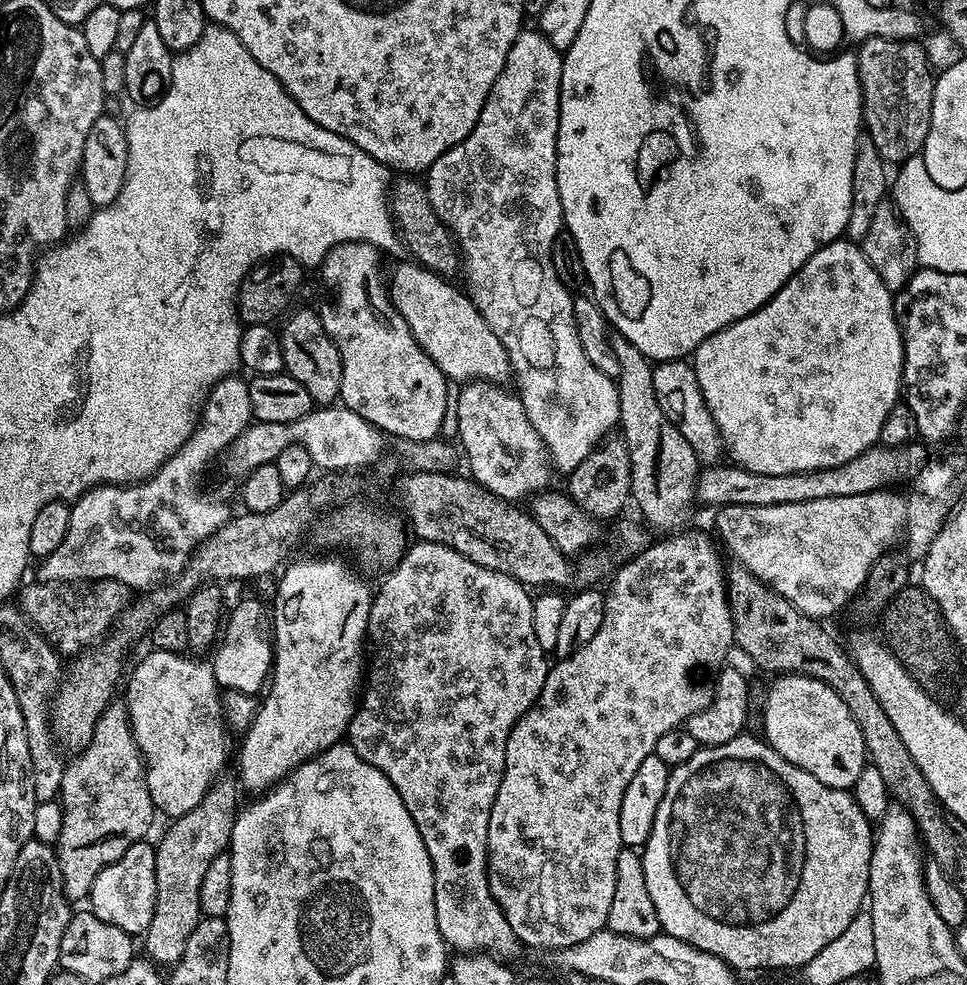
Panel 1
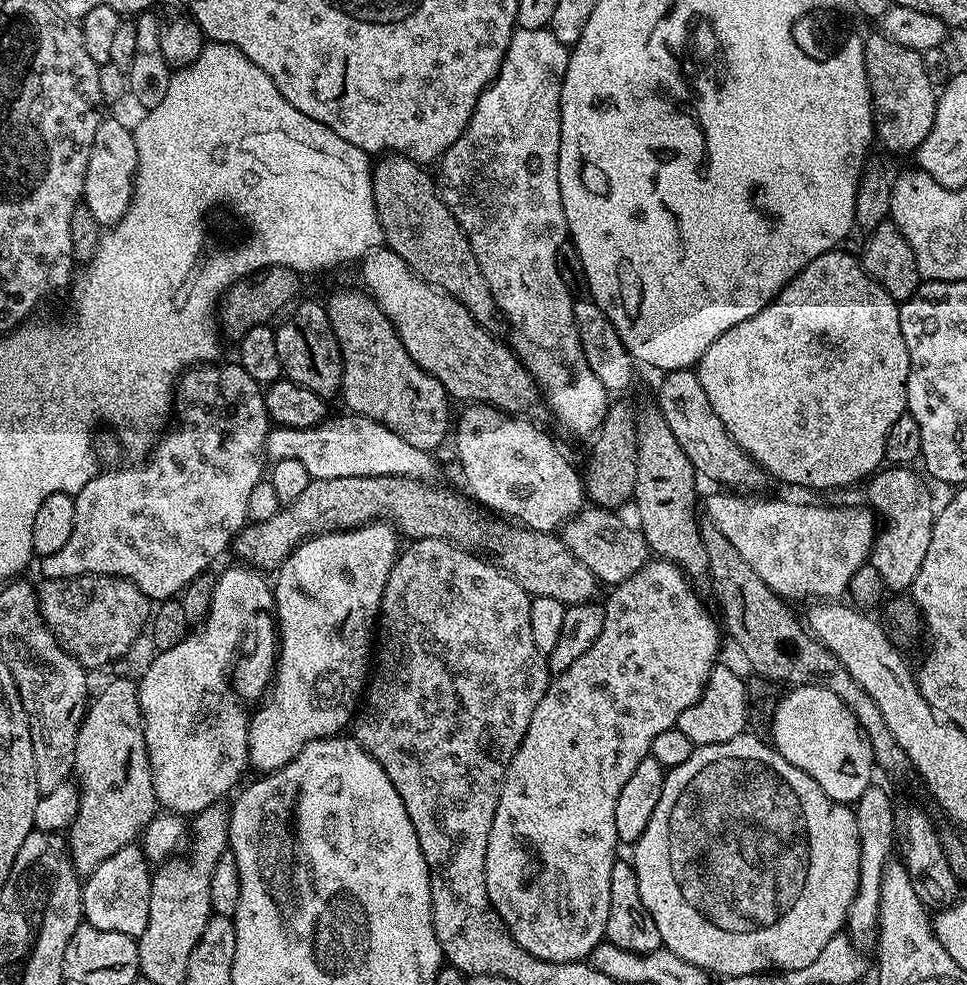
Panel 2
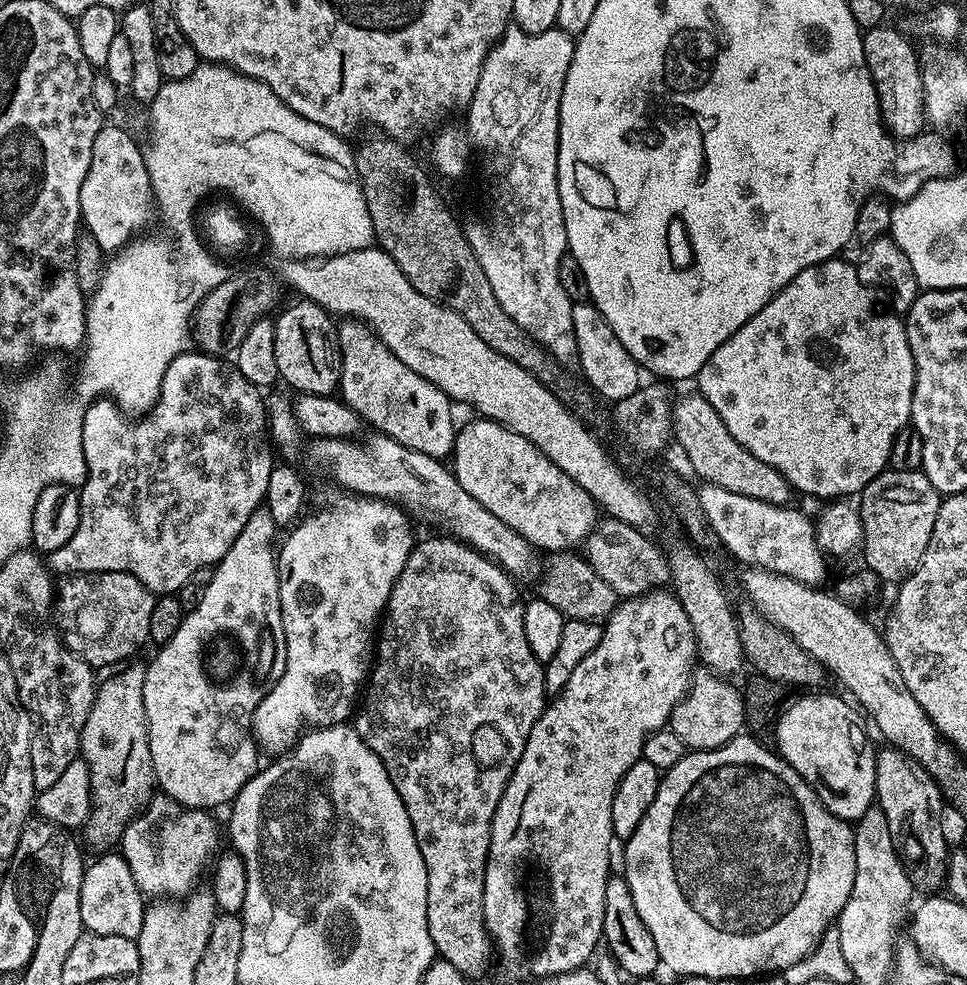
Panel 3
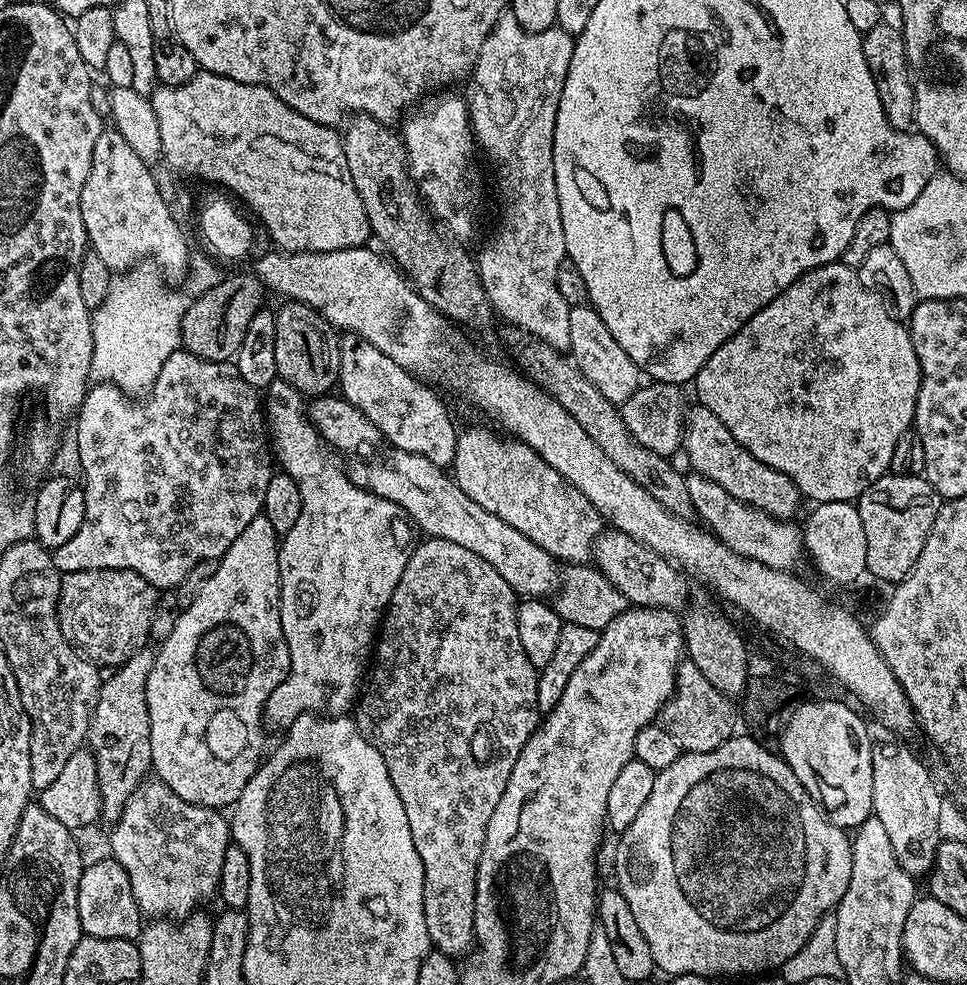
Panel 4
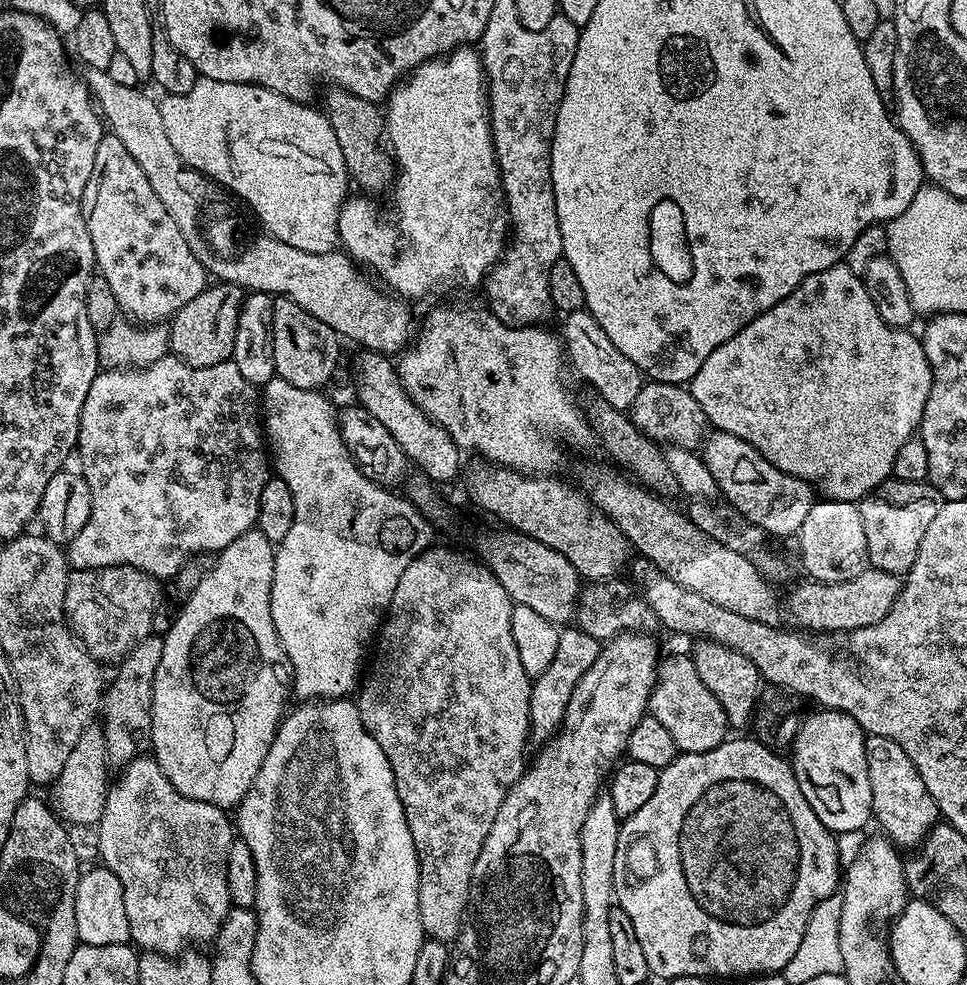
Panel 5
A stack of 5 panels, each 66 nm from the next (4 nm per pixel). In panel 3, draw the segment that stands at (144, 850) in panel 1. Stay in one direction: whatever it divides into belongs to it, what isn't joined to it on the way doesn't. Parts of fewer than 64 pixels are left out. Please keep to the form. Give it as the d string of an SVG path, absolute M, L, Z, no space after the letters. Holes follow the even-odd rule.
M100 854L96 861L89 863L84 869L82 878L82 890L80 891L80 909L82 910L82 922L85 929L94 934L114 934L118 938L136 939L136 935L142 930L142 918L146 907L145 893L141 892L138 882L134 882L134 874L130 874L130 866L125 862L123 855L108 856L112 854Z

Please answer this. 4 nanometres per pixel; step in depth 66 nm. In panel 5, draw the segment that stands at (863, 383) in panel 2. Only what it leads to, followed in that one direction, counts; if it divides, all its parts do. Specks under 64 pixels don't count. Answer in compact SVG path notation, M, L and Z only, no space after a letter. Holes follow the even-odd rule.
M844 262L830 266L818 274L810 274L782 302L770 306L758 318L754 318L734 338L722 342L718 350L702 362L698 374L690 381L690 394L698 406L702 406L702 414L706 414L709 425L717 432L734 434L734 438L742 438L742 442L750 442L754 450L758 450L778 470L800 480L806 480L818 489L821 497L829 500L846 500L859 502L892 476L894 457L898 449L912 436L917 435L922 418L922 410L926 410L926 398L930 394L932 371L930 362L926 362L926 350L919 339L911 336L911 331L903 328L892 328L878 314L878 306L870 302L870 294L866 294L863 279L848 269Z

